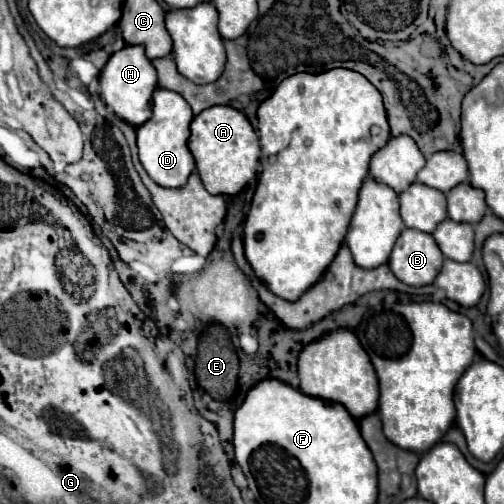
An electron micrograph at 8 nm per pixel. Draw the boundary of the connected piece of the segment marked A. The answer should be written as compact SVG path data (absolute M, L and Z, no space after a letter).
M214 105L214 107L204 109L200 115L196 115L196 117L192 119L190 129L192 129L192 135L190 135L188 147L190 147L190 151L192 151L194 159L196 159L196 169L198 169L198 175L202 177L202 183L204 183L204 187L206 187L206 191L208 191L208 193L212 193L212 195L236 195L236 193L240 193L251 186L254 186L254 193L256 193L256 187L258 187L258 167L262 165L262 145L260 145L260 131L258 131L258 125L256 130L245 113L241 110L234 109L234 107L230 107L230 105Z

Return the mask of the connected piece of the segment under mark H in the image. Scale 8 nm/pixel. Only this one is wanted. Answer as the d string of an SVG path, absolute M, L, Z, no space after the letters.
M126 45L114 53L100 73L100 97L128 125L140 127L152 117L152 93L156 89L156 69L144 55L142 45Z

